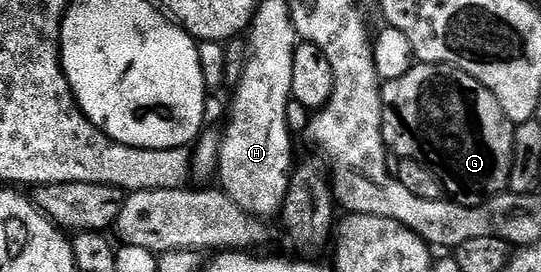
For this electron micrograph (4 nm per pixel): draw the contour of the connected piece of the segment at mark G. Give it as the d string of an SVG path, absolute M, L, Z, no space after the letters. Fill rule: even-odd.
M417 62L410 69L410 73L406 73L406 77L387 80L383 84L380 96L382 97L382 137L385 147L393 156L418 161L430 168L438 177L440 184L443 185L445 196L452 202L461 203L464 207L477 207L509 190L508 182L514 161L514 124L504 115L502 105L496 100L494 93L490 93L490 89L486 89L481 83L474 81L474 77L462 73L457 67L446 67L442 63Z

